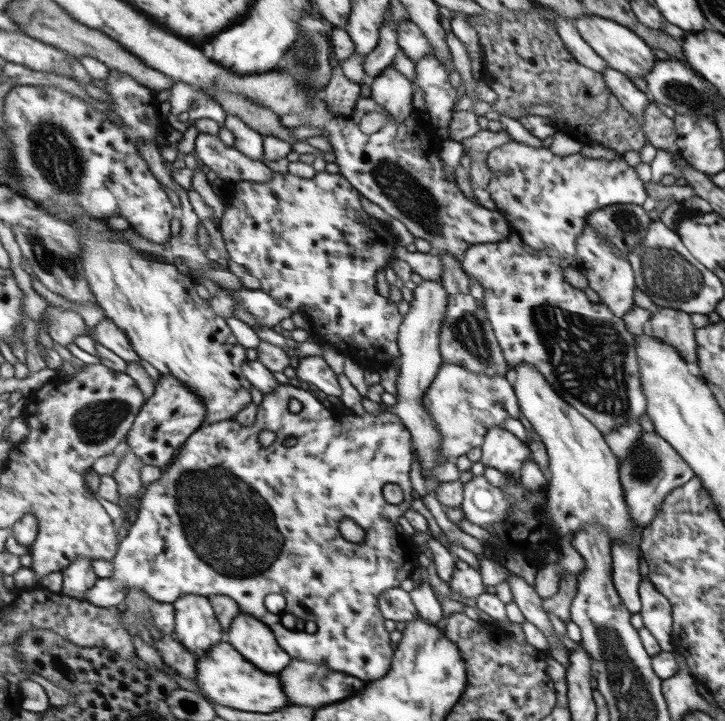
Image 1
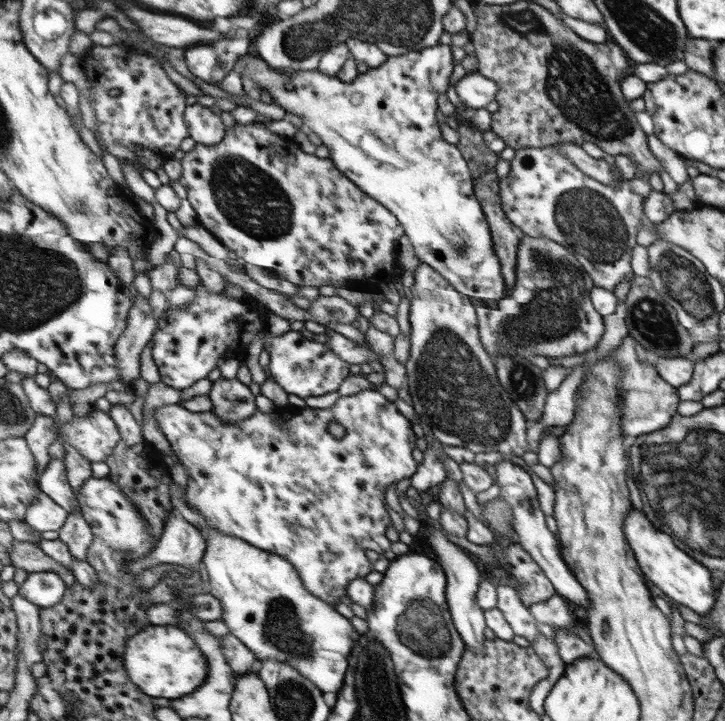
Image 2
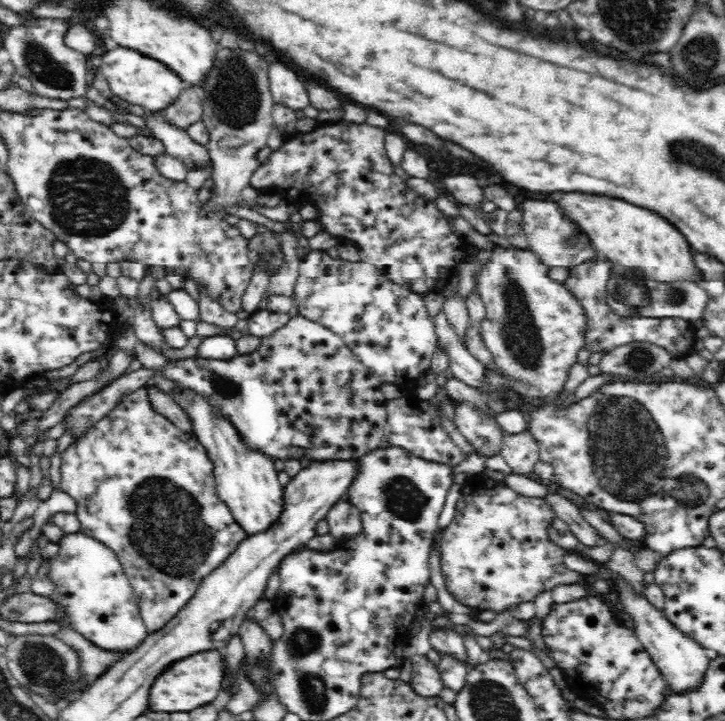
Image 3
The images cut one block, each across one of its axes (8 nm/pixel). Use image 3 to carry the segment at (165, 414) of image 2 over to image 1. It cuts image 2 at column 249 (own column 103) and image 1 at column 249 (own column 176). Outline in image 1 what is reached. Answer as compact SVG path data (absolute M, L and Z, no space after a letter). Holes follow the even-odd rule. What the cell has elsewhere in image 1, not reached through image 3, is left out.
M279 385L277 389L268 392L267 394L263 394L262 401L259 403L256 408L256 415L254 423L251 426L241 426L239 423L234 420L223 420L221 422L213 422L213 423L205 423L201 428L190 436L190 439L182 446L181 452L174 458L171 462L169 468L164 472L164 475L157 481L155 481L155 486L147 486L147 494L145 494L145 506L141 506L138 508L138 517L128 534L118 545L118 554L112 560L115 568L115 575L111 576L111 578L107 579L99 579L97 583L87 591L86 597L83 597L81 601L89 602L89 604L95 604L95 606L99 606L99 608L119 608L123 602L126 600L127 589L142 589L150 594L151 598L155 598L155 600L159 600L159 602L167 602L173 605L175 602L179 601L179 598L185 596L185 594L199 594L203 597L214 597L214 596L229 596L231 601L237 604L239 608L239 612L243 612L243 614L249 614L249 616L253 616L253 618L258 619L259 622L265 623L270 629L273 631L274 638L278 642L278 646L282 648L283 651L286 652L287 655L290 656L291 659L301 659L305 662L315 662L315 664L324 664L325 666L329 666L331 670L339 670L339 672L343 672L343 674L351 674L353 678L363 678L363 682L367 681L375 681L377 678L381 678L386 676L386 673L389 672L389 662L391 662L391 648L389 648L389 634L385 632L385 628L383 628L383 618L381 618L382 614L379 610L377 610L378 599L377 596L381 596L383 592L386 592L388 589L401 587L408 588L411 583L411 578L415 578L415 570L419 570L419 545L415 544L415 538L412 538L412 534L407 534L407 530L403 530L403 514L407 512L407 510L411 510L411 500L413 500L413 496L411 494L415 494L415 486L411 486L411 480L409 480L409 470L411 470L411 466L413 466L413 460L416 459L415 447L414 447L414 439L411 438L411 433L407 432L405 428L403 428L404 423L401 421L399 416L391 413L387 410L381 411L377 415L372 415L369 413L365 413L362 417L359 417L359 414L354 414L352 412L348 412L347 410L339 411L337 407L334 407L331 404L328 404L327 401L324 401L324 398L320 396L318 393L312 393L312 390L302 389L301 387L292 387L291 385ZM291 398L295 398L301 404L301 409L298 413L291 413L287 409L287 401L291 400ZM261 430L269 430L269 432L273 432L275 434L274 440L268 446L262 446L257 439L257 435ZM287 437L293 437L297 440L293 445L289 447L285 447L281 442L285 440ZM385 484L397 484L402 492L402 500L398 505L390 505L387 503L383 496L381 495L381 488L385 486ZM341 518L351 518L357 526L360 526L365 532L364 542L349 542L344 538L339 536L340 532L338 531L338 522ZM268 594L279 594L285 600L285 608L281 613L271 614L271 610L267 610L267 595Z

